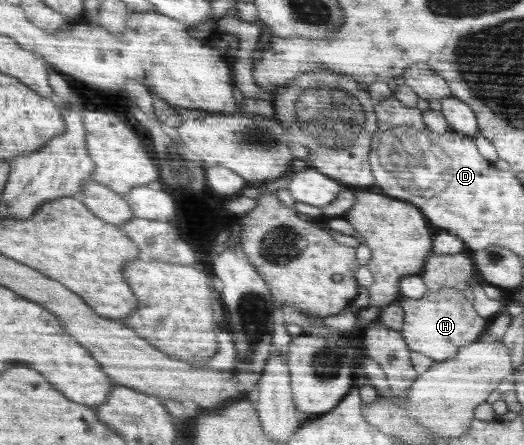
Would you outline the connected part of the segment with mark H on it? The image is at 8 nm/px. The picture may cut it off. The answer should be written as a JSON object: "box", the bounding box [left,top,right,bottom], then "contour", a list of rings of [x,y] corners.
{"box":[400,290,486,363],"contour":[[[458,290],[428,292],[420,299],[403,297],[400,308],[404,311],[404,324],[400,334],[406,345],[414,352],[429,356],[434,363],[458,356],[460,349],[479,341],[482,330],[486,328],[483,315]]]}

